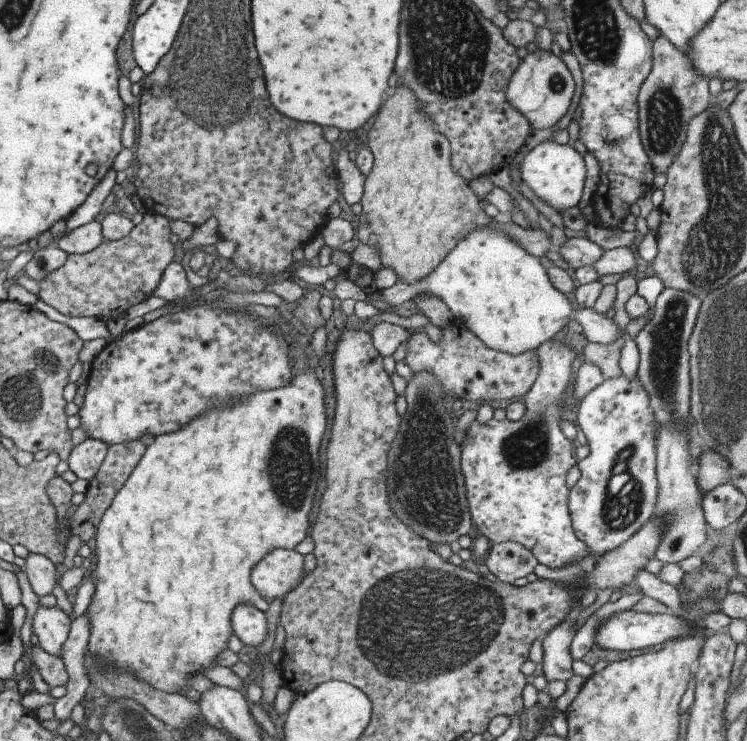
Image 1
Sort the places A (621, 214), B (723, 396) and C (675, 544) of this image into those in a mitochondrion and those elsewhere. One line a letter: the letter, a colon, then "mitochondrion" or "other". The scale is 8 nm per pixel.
A: other
B: mitochondrion
C: other

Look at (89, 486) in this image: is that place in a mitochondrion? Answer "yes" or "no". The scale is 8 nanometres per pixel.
no

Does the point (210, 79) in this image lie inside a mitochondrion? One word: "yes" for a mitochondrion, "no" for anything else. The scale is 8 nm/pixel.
yes

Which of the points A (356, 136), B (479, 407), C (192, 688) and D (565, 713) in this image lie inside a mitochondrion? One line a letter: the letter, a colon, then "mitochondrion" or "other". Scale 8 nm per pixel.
A: other
B: other
C: other
D: other

